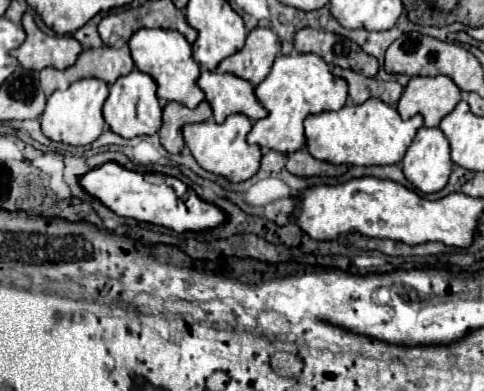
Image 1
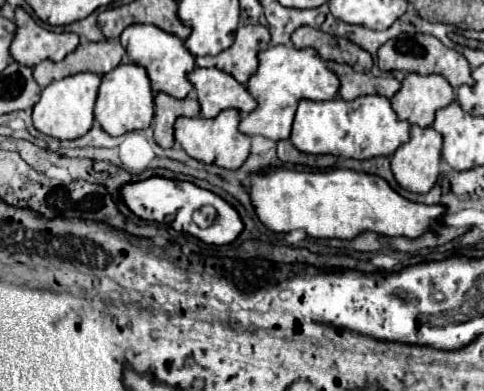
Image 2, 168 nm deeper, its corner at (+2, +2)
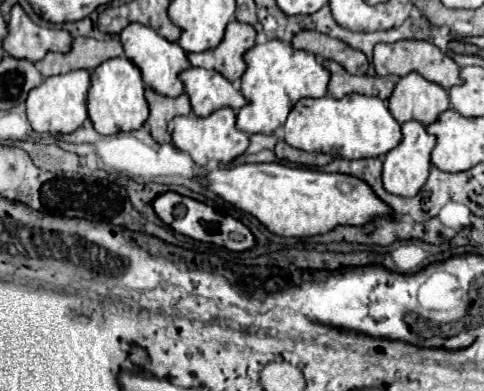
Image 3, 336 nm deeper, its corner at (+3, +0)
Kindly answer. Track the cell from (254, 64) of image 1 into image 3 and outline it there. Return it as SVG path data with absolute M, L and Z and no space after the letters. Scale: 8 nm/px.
M230 21L226 35L216 49L202 53L188 53L188 59L194 67L214 69L222 73L228 81L240 81L246 71L244 53L256 45L256 29L240 21Z

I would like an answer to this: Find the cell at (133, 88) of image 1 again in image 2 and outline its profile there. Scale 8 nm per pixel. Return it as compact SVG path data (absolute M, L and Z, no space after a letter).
M121 63L101 77L101 87L95 103L95 119L109 135L123 135L125 131L147 129L153 121L153 89L141 65Z

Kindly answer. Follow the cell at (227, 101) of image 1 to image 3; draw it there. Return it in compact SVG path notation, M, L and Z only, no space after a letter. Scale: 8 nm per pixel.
M190 67L180 73L180 79L198 117L208 117L222 107L238 111L248 103L242 93L216 71Z

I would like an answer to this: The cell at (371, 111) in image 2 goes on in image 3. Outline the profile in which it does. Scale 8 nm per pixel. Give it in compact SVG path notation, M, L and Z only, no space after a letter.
M350 93L342 99L320 97L320 99L300 99L284 125L284 141L300 151L320 151L342 159L364 159L380 157L392 151L400 139L400 123L392 117L386 103L380 97L366 97Z

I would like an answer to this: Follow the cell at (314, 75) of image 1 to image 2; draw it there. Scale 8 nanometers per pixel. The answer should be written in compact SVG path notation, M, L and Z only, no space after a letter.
M275 45L259 53L259 69L247 81L249 93L255 97L257 107L239 123L241 133L261 135L273 141L289 139L291 123L301 99L329 101L339 91L339 81L315 49L295 49L293 45Z

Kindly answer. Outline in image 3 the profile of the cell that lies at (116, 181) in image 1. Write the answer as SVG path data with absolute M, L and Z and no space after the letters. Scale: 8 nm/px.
M166 191L156 195L156 199L152 201L152 207L156 211L156 215L174 231L188 235L196 241L206 241L206 243L214 243L220 247L228 247L230 251L246 251L250 247L254 247L254 235L250 233L248 227L244 227L238 219L230 217L230 215L222 215L218 211L214 211L210 205L200 203L196 199L178 195L174 191Z

